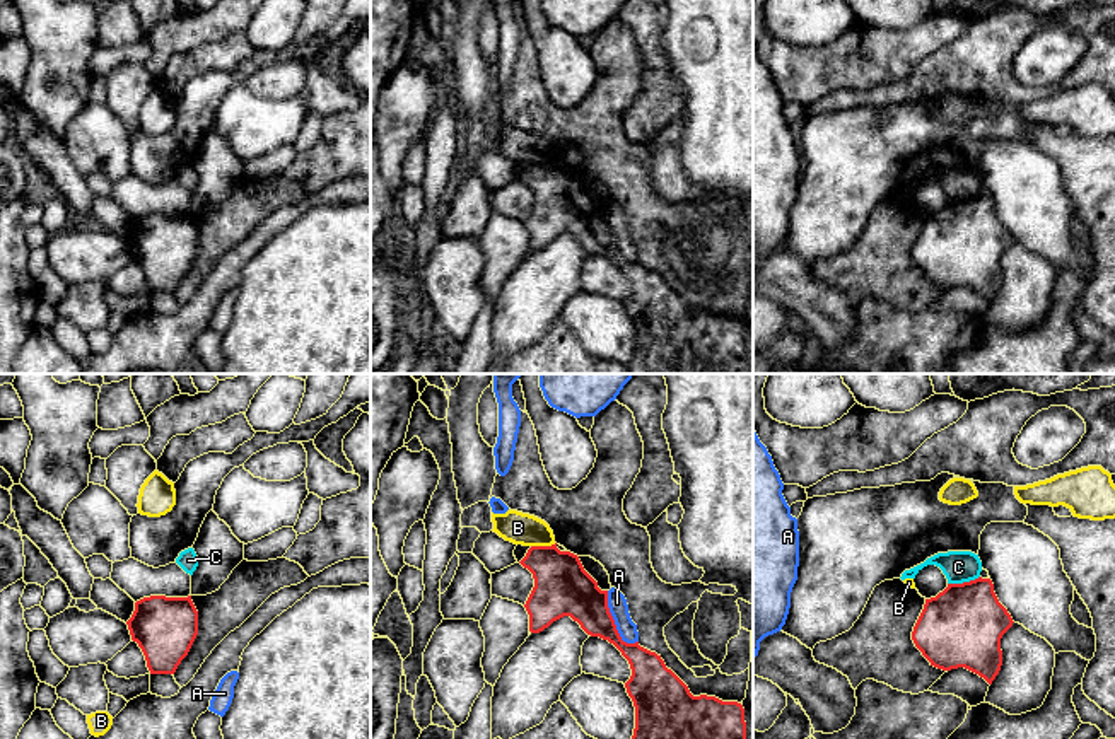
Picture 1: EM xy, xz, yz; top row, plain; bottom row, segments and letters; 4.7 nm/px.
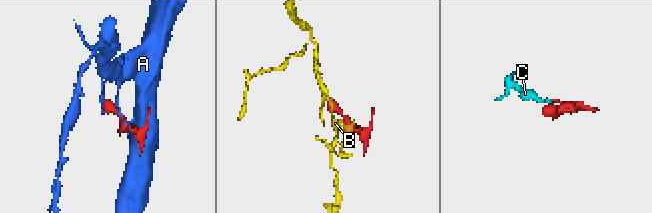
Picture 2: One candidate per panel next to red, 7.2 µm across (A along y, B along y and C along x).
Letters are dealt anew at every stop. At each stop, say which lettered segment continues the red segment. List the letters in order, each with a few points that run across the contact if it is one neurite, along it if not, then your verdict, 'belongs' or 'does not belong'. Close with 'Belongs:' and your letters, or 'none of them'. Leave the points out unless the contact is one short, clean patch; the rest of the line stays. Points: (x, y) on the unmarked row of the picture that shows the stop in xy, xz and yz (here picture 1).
A: does not belong
B: line xz (555, 161), (531, 164); does not belong
C: line yz (979, 193), (948, 202); does not belong
Belongs: none of them

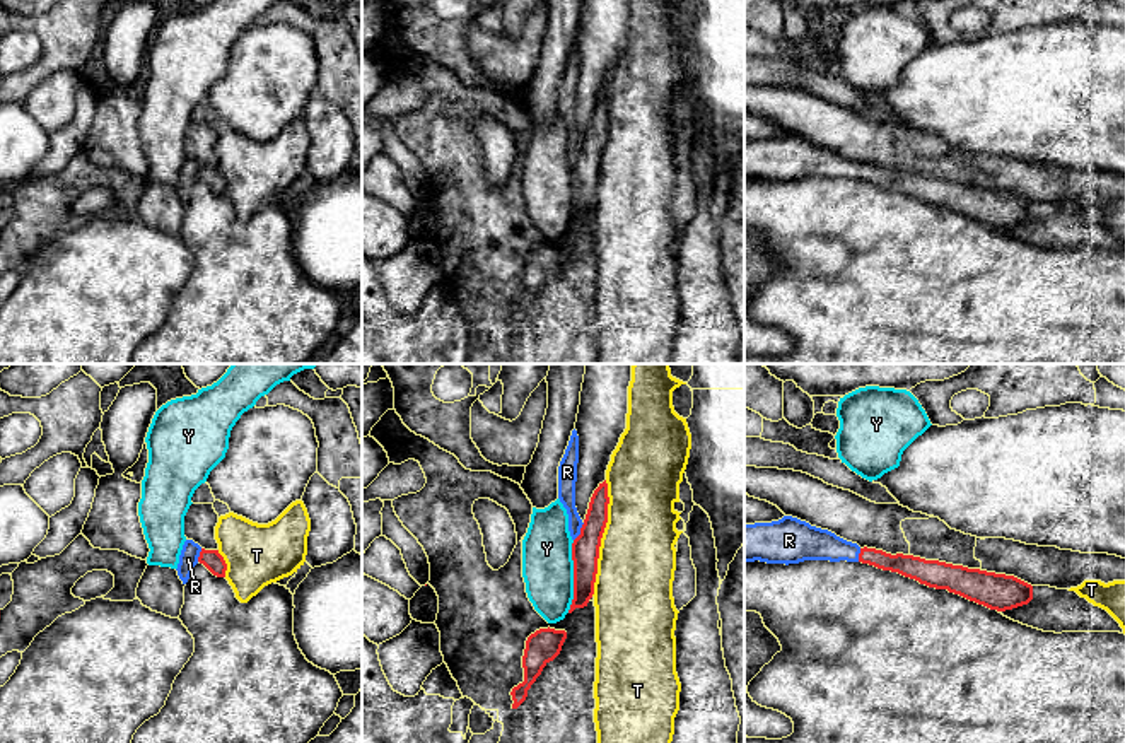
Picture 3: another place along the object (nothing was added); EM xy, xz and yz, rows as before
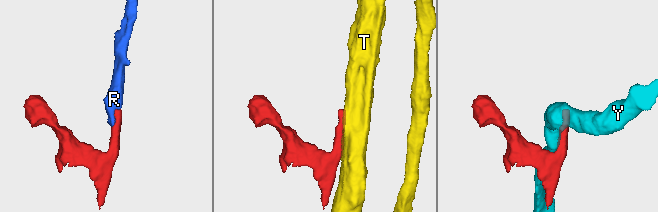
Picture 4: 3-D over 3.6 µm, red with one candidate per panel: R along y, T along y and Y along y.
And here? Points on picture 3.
R: line xz (586, 164), (581, 149), (569, 122), (567, 98); belongs
T: does not belong
Y: does not belong
Belongs: R

